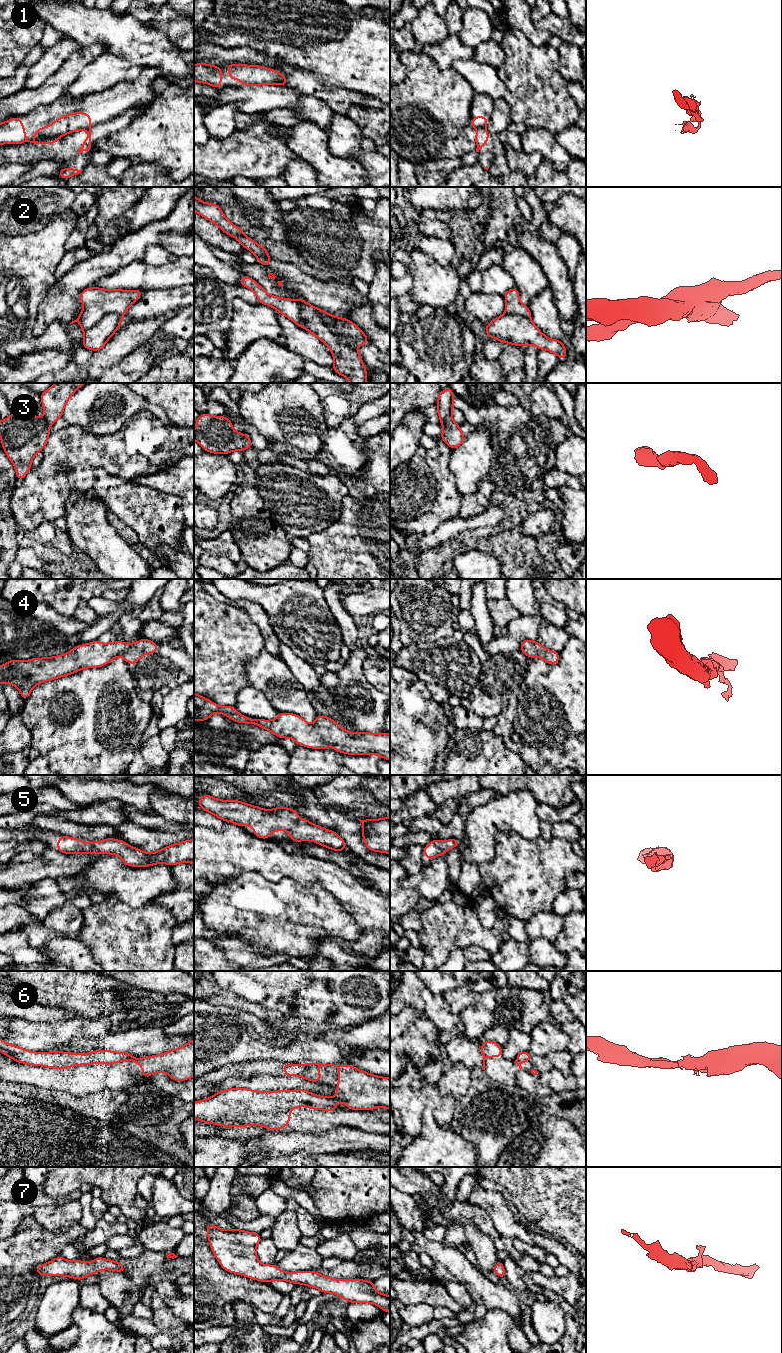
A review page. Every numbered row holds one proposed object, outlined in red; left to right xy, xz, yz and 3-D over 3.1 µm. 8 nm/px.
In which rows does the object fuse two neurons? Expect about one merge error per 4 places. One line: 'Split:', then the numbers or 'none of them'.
Split: 1, 2, 6

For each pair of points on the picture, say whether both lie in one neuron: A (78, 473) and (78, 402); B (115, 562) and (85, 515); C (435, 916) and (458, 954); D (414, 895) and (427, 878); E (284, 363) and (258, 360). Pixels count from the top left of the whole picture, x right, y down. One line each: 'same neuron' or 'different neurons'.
A: different neurons
B: same neuron
C: different neurons
D: different neurons
E: same neuron

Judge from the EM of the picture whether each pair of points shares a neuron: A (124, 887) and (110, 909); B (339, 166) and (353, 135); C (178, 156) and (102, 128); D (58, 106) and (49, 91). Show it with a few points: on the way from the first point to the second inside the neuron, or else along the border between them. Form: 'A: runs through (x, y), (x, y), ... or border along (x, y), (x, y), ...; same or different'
A: border along (105, 896), (114, 896), (128, 905); different
B: border along (327, 140), (327, 146), (333, 154), (351, 159); different
C: border along (133, 118), (125, 127), (101, 139), (95, 146); different
D: border along (62, 94), (52, 102), (38, 106), (33, 110); different

